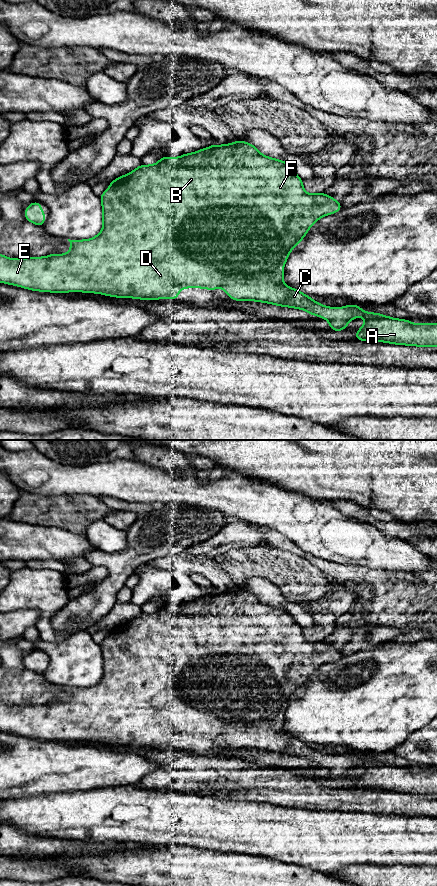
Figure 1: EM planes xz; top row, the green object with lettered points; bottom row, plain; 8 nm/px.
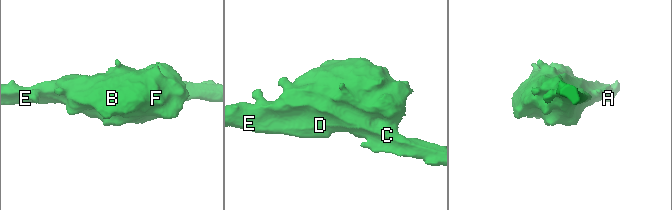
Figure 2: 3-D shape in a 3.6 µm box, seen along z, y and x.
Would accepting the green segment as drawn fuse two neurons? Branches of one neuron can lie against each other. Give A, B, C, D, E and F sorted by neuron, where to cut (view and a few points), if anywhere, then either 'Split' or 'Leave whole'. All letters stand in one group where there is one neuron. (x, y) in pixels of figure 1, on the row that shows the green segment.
Groups: A B C D E F. No split. Leave whole

